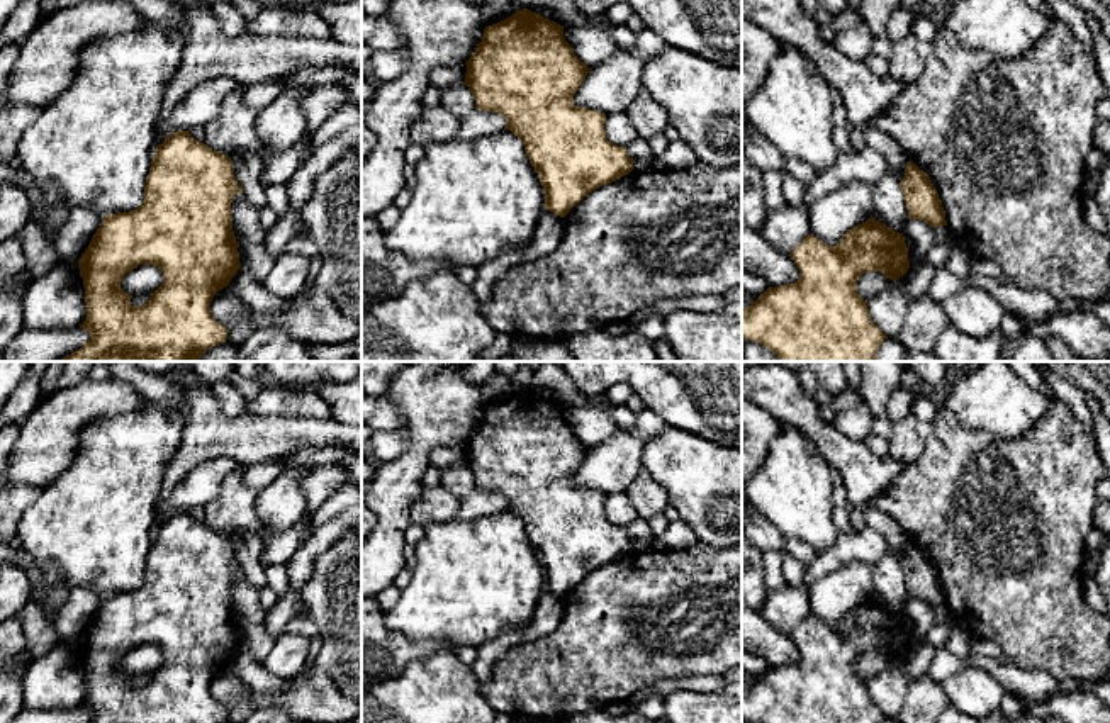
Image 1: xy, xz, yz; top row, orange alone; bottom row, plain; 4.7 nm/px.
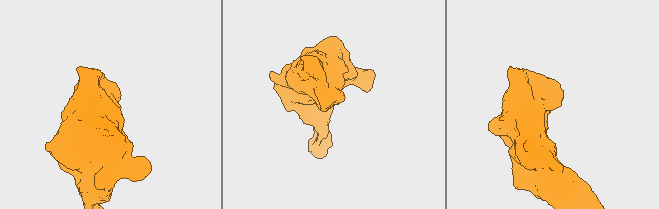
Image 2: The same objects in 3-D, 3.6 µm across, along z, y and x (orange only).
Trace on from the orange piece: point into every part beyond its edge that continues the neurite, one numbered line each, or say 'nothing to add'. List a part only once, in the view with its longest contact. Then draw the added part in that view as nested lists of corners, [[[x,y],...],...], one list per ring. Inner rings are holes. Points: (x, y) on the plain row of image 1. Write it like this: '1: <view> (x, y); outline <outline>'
nothing to add

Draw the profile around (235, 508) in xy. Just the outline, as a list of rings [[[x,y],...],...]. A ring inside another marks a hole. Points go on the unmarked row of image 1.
[[[241,467],[226,475],[216,499],[205,506],[205,524],[229,536],[234,531],[260,535],[265,526],[258,518],[258,494],[241,479]]]

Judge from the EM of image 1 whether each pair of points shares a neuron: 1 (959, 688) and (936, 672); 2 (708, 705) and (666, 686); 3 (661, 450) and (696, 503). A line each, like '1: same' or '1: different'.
1: different
2: different
3: same

